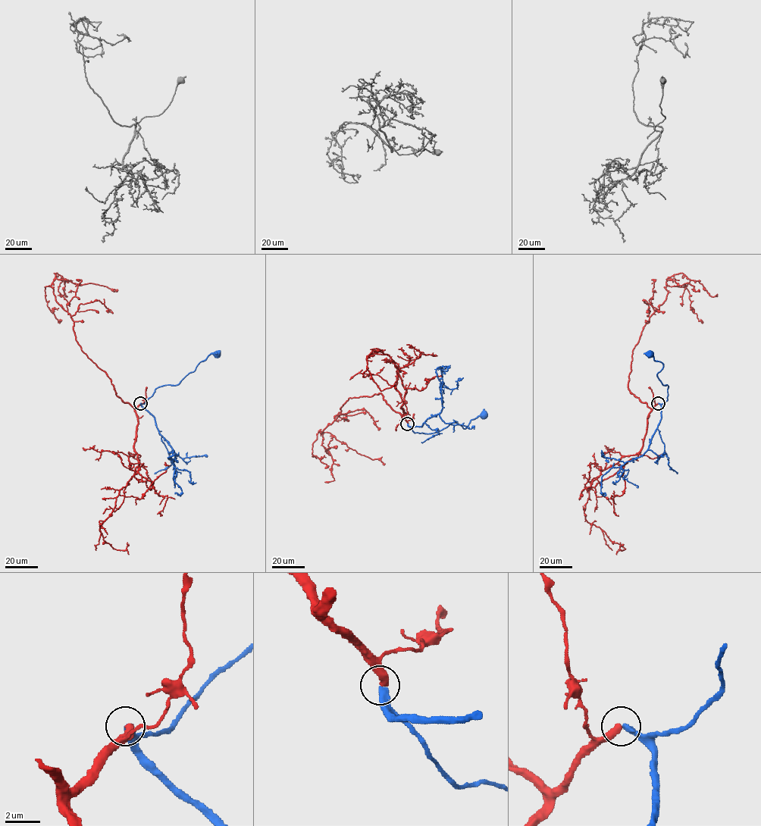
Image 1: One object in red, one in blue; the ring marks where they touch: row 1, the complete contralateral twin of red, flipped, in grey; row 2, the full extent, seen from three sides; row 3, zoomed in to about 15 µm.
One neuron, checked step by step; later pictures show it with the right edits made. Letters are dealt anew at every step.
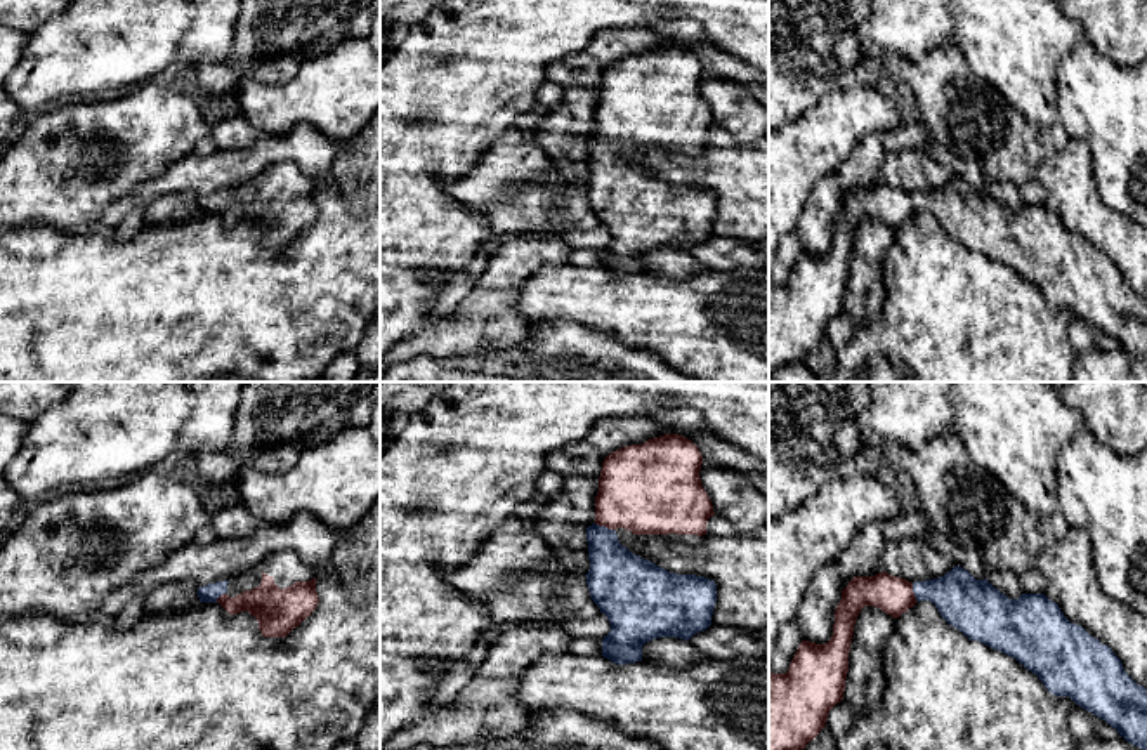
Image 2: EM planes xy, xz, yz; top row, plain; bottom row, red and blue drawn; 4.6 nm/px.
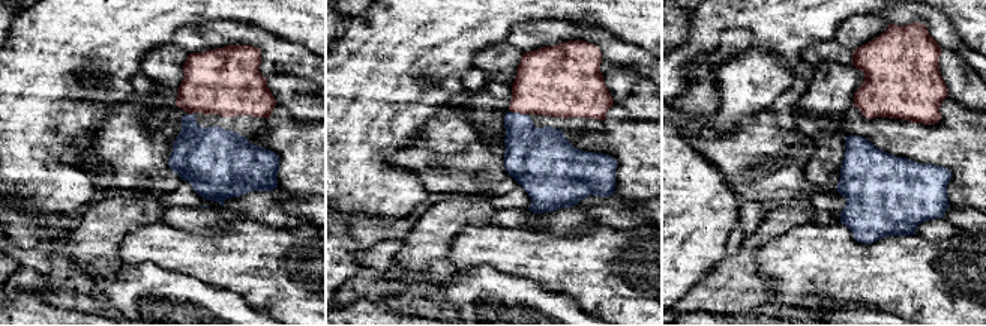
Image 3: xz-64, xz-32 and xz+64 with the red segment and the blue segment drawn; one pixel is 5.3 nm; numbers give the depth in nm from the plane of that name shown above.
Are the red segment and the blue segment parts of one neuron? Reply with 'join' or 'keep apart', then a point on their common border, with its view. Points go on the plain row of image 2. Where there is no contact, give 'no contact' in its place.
join | xz (604, 136)

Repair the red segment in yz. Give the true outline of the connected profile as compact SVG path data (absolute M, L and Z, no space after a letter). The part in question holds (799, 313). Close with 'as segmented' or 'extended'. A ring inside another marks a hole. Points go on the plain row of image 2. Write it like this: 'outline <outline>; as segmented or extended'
outline M961 177L944 188L908 193L885 182L854 188L842 201L835 220L833 247L826 255L802 252L786 285L769 283L769 375L784 365L803 361L826 337L829 321L842 312L849 283L849 262L855 231L864 217L875 217L899 229L920 212L930 212L941 227L970 252L998 260L1036 285L1055 307L1069 307L1076 316L1112 337L1128 354L1147 361L1147 300L1123 280L1112 260L1071 234L1059 215L1045 205L1008 210L987 189L975 191Z; extended

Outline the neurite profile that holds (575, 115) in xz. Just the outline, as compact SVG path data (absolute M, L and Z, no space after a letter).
M564 89L562 101L536 116L536 144L552 158L560 175L574 186L590 181L587 139L595 134L599 90Z

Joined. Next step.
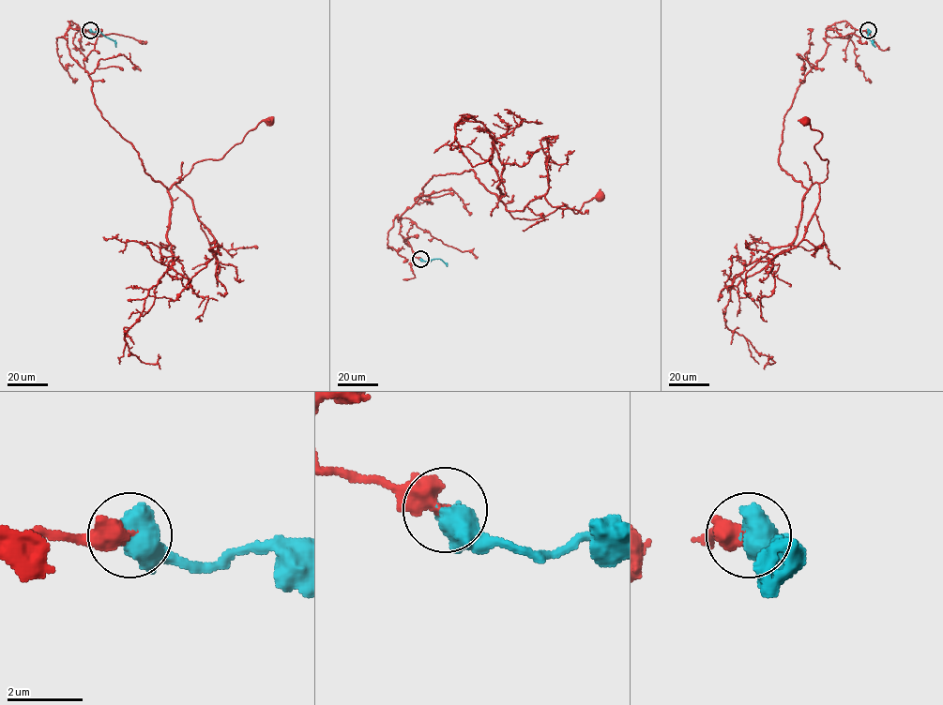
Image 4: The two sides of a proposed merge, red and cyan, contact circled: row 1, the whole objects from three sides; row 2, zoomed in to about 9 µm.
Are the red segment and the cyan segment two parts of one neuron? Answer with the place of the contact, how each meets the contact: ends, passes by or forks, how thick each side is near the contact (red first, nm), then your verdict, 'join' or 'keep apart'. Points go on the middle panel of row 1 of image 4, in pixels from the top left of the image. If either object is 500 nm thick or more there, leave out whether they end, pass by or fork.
at (420, 259); 360 nm thick on the red side, 800 nm on the other; join

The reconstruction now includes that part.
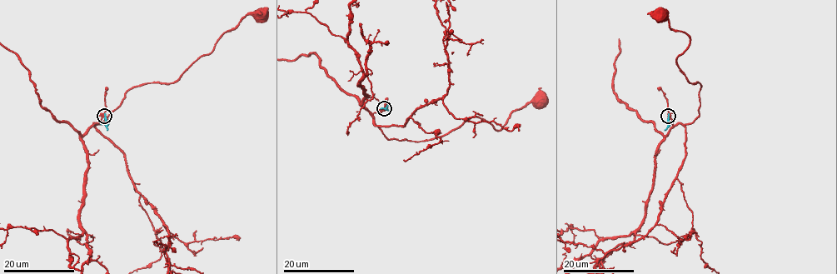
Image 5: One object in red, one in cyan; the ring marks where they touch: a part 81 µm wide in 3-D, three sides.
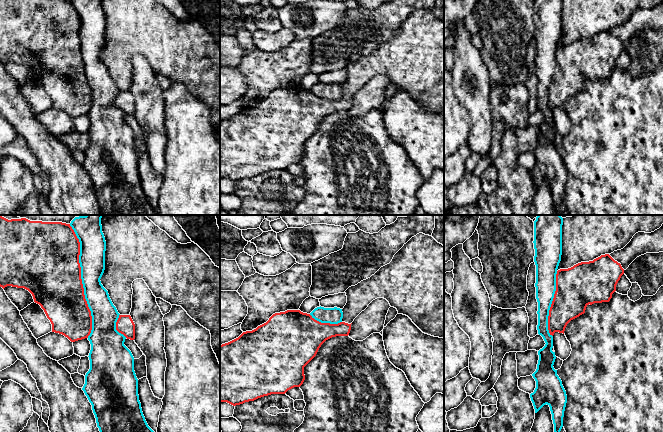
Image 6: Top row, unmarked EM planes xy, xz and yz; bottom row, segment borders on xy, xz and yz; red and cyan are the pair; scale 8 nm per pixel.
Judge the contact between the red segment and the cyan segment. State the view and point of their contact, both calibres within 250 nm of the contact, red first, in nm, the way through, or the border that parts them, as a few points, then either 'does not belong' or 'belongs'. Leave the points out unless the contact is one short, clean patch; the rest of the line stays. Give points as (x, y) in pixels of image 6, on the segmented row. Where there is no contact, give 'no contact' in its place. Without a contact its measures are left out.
xy (81, 281) | 460/200 nm | does not belong

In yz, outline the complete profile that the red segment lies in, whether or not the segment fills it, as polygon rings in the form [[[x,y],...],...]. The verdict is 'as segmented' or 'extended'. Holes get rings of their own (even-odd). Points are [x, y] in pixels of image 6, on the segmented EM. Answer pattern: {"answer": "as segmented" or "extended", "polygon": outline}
{"answer": "as segmented", "polygon": [[[609,254],[589,262],[581,262],[568,269],[560,269],[556,274],[556,291],[549,310],[548,330],[550,335],[563,333],[567,324],[585,313],[586,307],[594,303],[609,302],[616,291],[616,285],[624,274],[621,264]]]}

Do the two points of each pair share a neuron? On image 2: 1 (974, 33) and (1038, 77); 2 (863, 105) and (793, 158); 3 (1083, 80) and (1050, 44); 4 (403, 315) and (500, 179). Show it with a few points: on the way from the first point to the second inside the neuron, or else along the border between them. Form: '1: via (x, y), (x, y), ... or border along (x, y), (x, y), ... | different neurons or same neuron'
1: via (989, 33), (995, 33), (1022, 61) | same neuron
2: via (845, 115), (811, 146) | same neuron
3: border along (1085, 39), (1061, 61), (1055, 98) | different neurons
4: border along (443, 186), (450, 198), (479, 212), (495, 235) | different neurons

